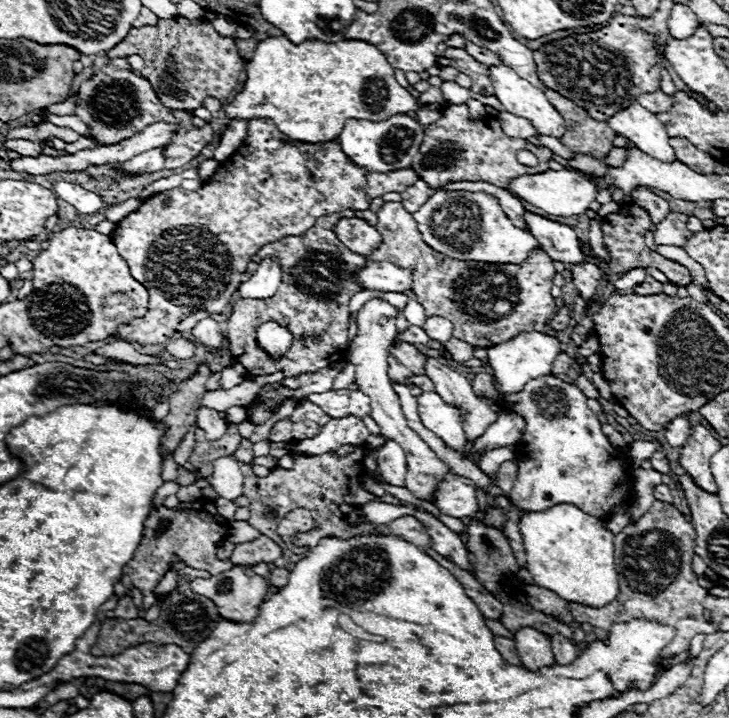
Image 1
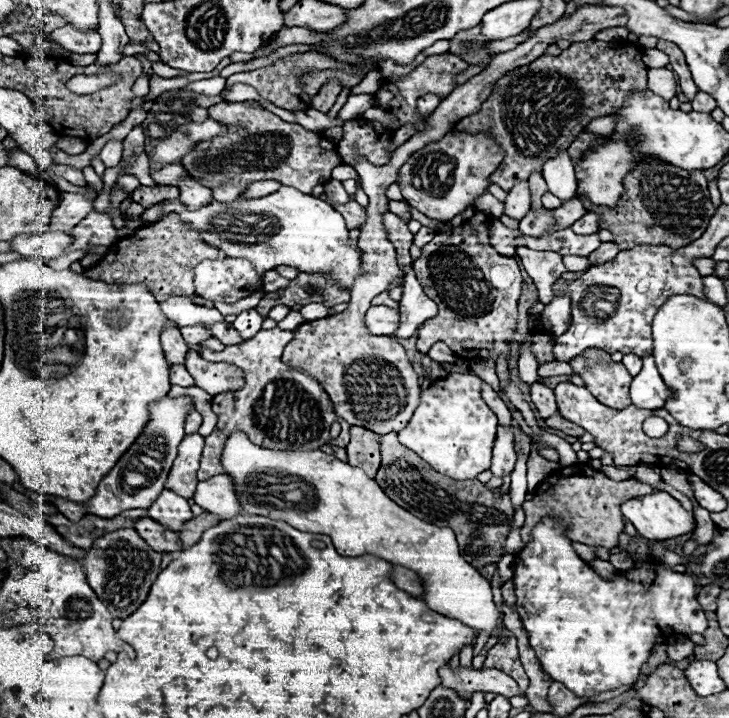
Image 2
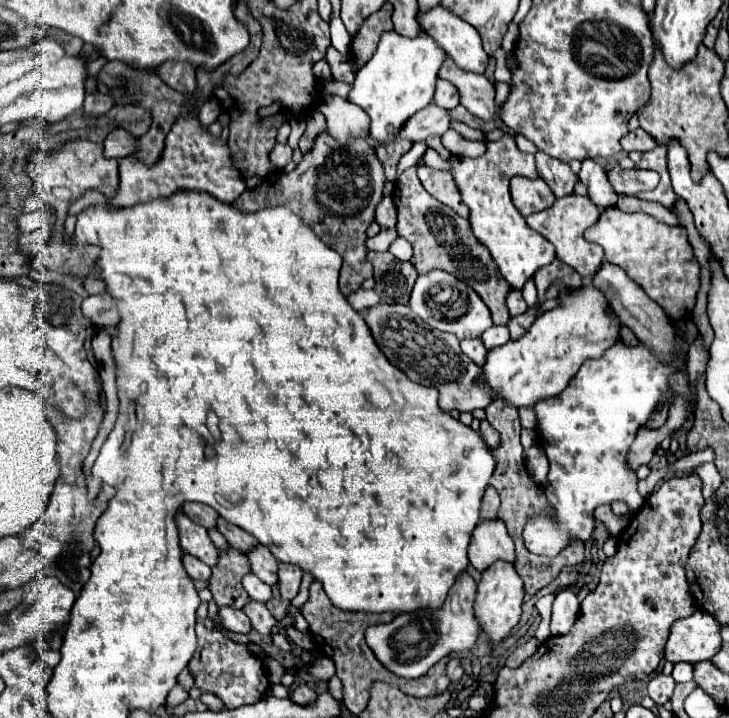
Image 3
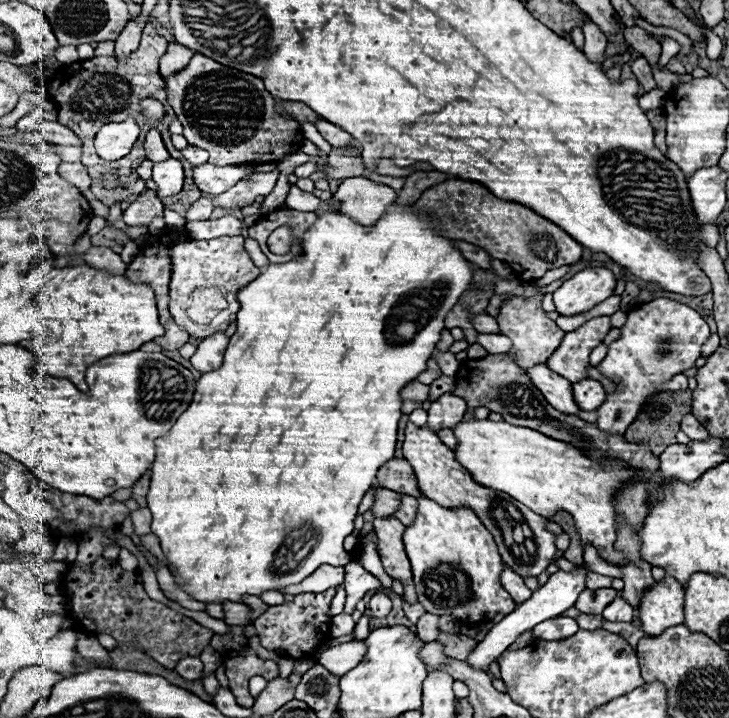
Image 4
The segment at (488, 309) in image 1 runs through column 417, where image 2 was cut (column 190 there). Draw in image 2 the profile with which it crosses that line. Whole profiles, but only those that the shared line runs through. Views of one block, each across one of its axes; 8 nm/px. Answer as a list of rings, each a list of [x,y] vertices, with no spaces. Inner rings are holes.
[[[166,214],[156,224],[140,228],[132,236],[118,240],[106,252],[106,256],[102,256],[102,260],[94,268],[88,268],[84,274],[104,282],[144,284],[158,300],[166,300],[168,296],[186,296],[192,298],[192,302],[202,304],[202,298],[198,300],[192,286],[192,268],[198,264],[198,260],[216,260],[220,250],[212,244],[206,244],[200,234],[200,230],[192,230],[186,222],[182,222],[178,214]]]

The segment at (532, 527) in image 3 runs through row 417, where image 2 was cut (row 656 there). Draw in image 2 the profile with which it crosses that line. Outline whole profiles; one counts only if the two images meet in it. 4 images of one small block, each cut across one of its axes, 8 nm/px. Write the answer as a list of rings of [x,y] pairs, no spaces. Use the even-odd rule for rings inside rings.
[[[542,520],[530,536],[530,544],[516,554],[514,586],[518,614],[528,630],[530,646],[536,652],[542,668],[556,682],[562,682],[578,698],[590,698],[602,692],[610,692],[622,686],[632,686],[640,668],[648,662],[658,638],[668,638],[672,632],[702,634],[708,628],[704,610],[696,598],[694,576],[674,572],[662,564],[666,552],[664,540],[646,540],[650,556],[642,564],[634,564],[630,570],[616,572],[616,578],[600,578],[588,562],[584,562],[570,546],[564,530],[556,520]]]

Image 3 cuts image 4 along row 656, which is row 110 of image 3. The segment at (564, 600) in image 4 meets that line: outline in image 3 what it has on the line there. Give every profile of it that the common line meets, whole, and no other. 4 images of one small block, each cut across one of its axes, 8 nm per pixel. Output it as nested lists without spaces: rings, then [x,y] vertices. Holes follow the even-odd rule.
[[[450,56],[444,58],[438,78],[448,80],[460,94],[460,104],[472,112],[474,116],[482,118],[484,122],[498,116],[498,106],[494,102],[494,84],[484,74],[470,74],[462,72]]]

